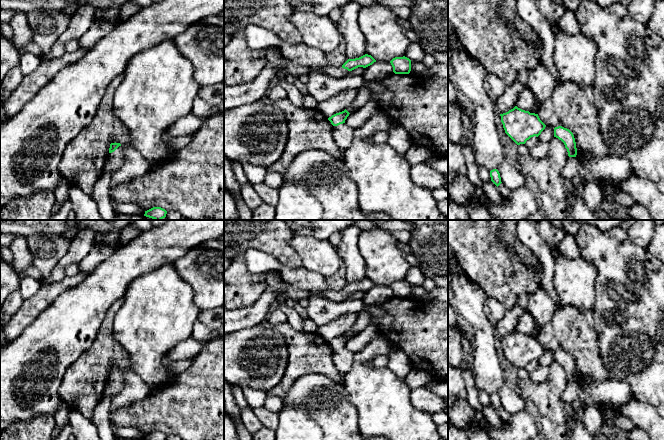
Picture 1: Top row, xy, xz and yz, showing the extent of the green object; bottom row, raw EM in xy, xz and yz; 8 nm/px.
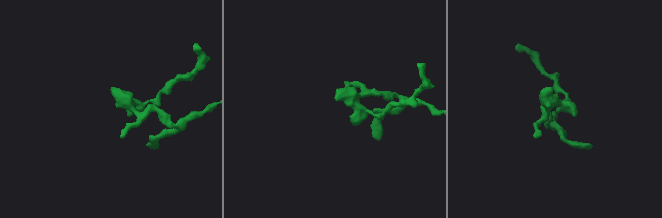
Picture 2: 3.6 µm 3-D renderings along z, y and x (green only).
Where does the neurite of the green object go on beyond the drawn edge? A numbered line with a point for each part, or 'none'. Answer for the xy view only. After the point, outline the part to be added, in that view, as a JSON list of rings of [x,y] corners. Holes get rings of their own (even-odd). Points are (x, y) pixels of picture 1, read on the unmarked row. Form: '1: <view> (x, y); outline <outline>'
1: xy (116, 382); outline [[[123,369],[119,370],[114,376],[109,377],[108,384],[111,389],[111,399],[121,394],[125,385],[125,377]]]

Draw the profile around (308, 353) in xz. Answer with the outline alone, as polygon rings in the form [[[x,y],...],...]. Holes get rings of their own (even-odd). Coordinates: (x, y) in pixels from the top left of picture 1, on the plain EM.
[[[268,321],[261,323],[272,328],[285,340],[288,347],[288,364],[281,381],[272,388],[268,395],[284,398],[286,392],[301,377],[308,374],[321,374],[336,382],[344,377],[333,362],[334,350],[317,332],[297,331],[287,322],[271,325]]]

